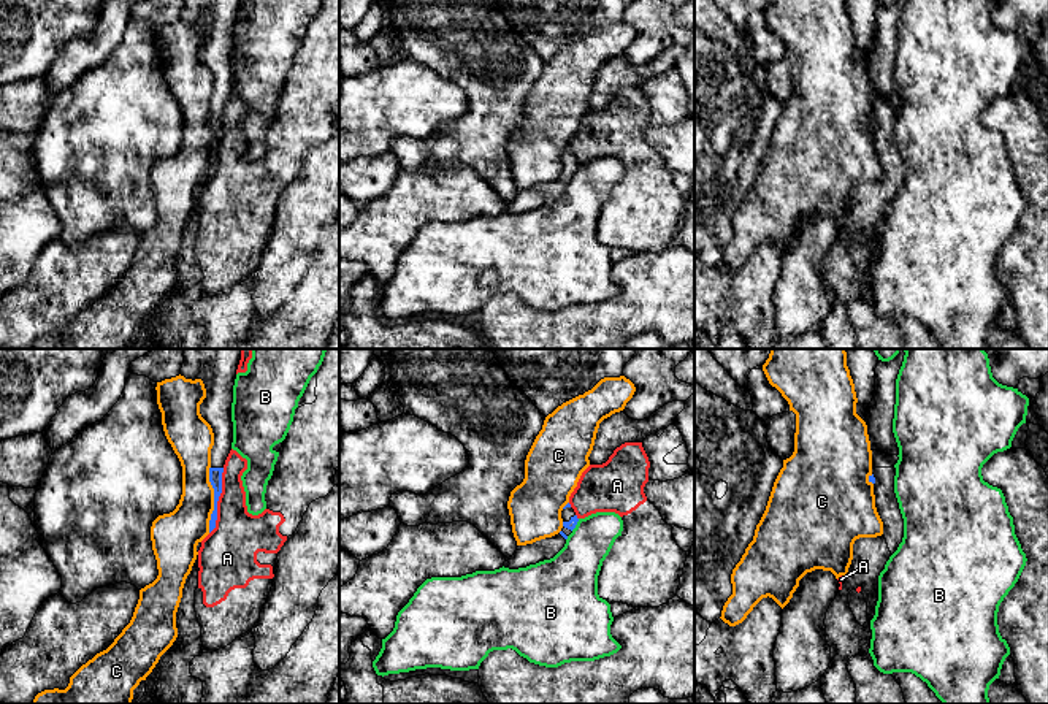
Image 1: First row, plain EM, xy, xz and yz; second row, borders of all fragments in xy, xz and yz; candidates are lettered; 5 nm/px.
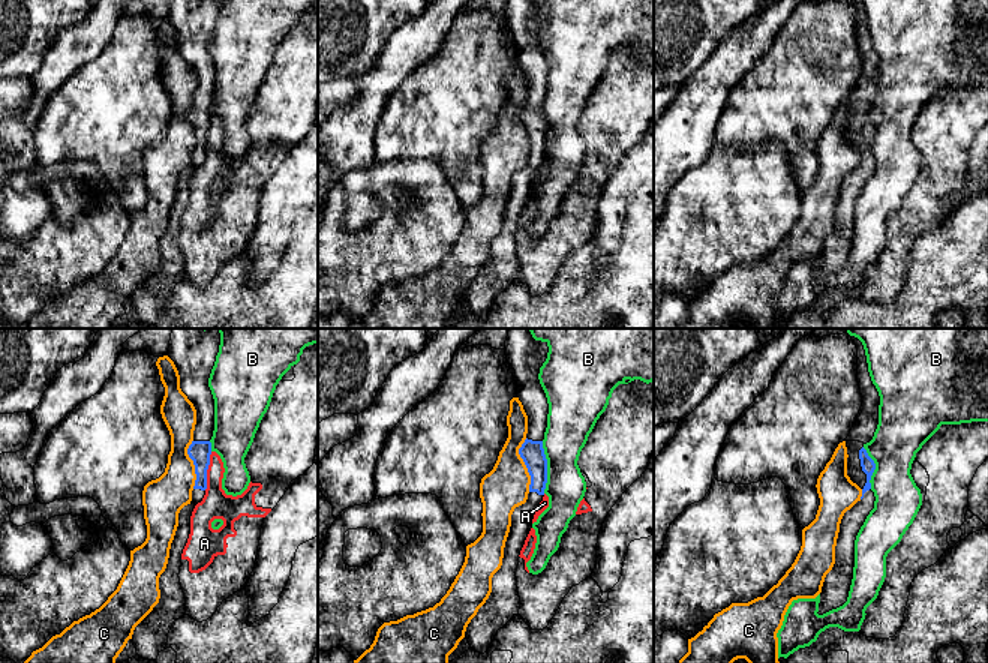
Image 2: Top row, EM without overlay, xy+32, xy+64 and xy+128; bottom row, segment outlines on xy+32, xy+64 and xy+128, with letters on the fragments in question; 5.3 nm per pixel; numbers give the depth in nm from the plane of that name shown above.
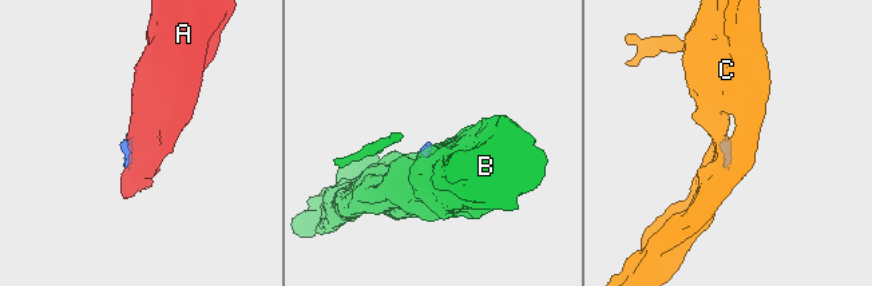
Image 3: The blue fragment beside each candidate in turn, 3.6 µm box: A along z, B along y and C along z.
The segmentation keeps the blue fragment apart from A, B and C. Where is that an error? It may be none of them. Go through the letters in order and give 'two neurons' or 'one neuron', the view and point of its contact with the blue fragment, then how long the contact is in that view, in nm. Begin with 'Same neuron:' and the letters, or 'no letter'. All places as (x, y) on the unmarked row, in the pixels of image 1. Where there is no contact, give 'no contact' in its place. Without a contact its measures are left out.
Same neuron: no letter
A: two neurons | xy (218, 145) | 340 nm
B: two neurons | xz (576, 168) | 80 nm
C: two neurons | xy (214, 145) | 340 nm

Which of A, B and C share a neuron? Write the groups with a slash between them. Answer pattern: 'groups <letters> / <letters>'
groups A / B / C

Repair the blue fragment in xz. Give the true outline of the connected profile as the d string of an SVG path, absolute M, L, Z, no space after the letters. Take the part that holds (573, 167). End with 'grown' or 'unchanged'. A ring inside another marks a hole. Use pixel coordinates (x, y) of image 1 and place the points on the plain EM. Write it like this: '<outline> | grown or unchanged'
M569 147L563 152L561 163L563 163L563 173L561 173L560 179L564 184L568 184L568 181L572 178L572 174L576 173L576 170L579 166L579 163Z | grown

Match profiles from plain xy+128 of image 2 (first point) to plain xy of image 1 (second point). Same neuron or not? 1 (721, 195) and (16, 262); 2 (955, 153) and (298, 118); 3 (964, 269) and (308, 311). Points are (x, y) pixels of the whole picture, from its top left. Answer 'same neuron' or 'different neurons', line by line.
1: different neurons
2: same neuron
3: same neuron

